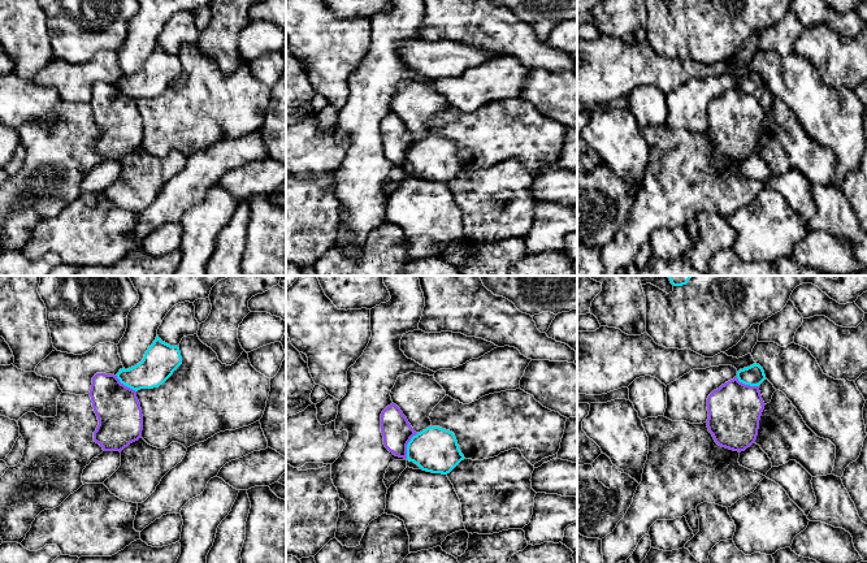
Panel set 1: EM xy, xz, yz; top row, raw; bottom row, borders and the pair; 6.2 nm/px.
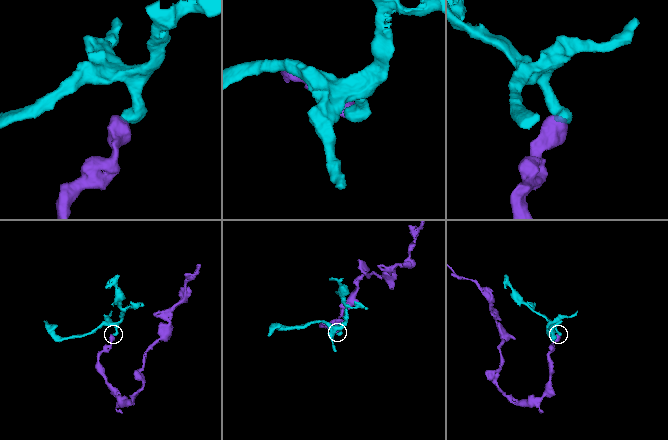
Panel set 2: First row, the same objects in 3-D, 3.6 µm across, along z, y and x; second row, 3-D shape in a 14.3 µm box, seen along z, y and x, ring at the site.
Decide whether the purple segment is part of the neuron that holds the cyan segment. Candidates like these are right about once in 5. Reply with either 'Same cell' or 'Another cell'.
Another cell

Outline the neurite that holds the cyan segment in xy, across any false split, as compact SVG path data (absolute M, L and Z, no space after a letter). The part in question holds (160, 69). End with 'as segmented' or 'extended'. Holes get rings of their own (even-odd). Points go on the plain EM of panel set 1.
M157 44L139 73L122 77L116 85L121 92L135 100L153 98L162 94L181 73L179 56L162 51Z | as segmented

